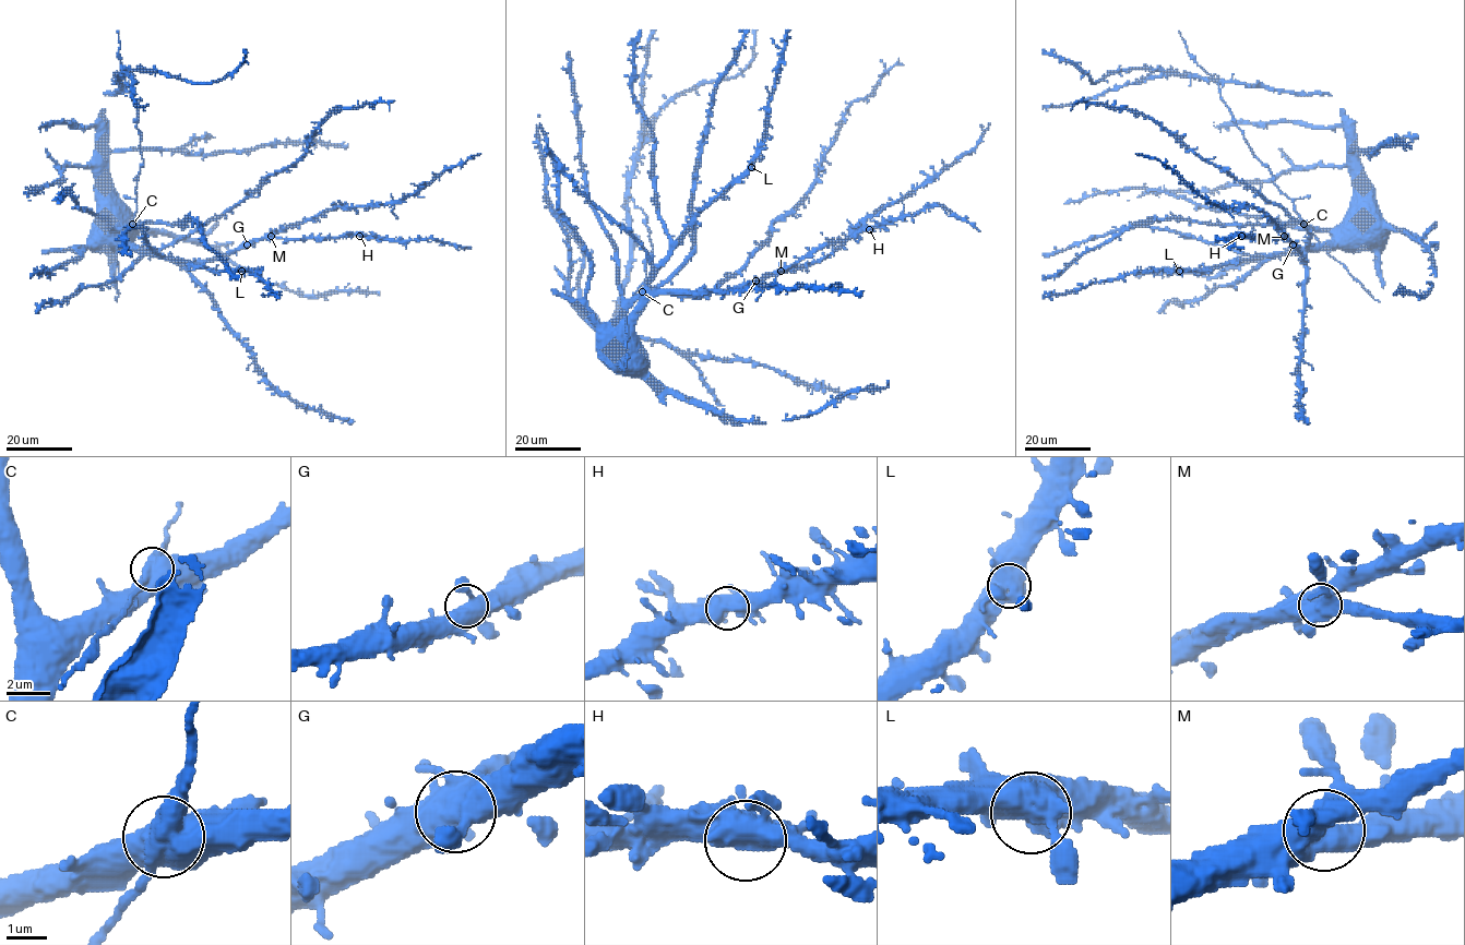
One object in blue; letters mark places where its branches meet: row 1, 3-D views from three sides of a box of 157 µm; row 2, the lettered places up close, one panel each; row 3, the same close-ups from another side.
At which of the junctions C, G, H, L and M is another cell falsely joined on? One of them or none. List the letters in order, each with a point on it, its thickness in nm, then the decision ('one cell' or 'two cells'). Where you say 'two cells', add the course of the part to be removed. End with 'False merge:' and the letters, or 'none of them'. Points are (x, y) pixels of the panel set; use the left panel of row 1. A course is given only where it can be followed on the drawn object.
C: (132, 224) | 550 nm | one cell
G: (247, 244) | 500 nm | one cell
H: (359, 236) | 550 nm | one cell
L: (241, 271) | 550 nm | one cell
M: (271, 236) | 400 nm | one cell
False merge: none of them

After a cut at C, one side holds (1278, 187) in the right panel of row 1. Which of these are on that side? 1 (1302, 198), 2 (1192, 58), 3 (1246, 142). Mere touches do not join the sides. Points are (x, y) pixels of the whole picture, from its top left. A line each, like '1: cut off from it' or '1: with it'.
1: with it
2: with it
3: with it

